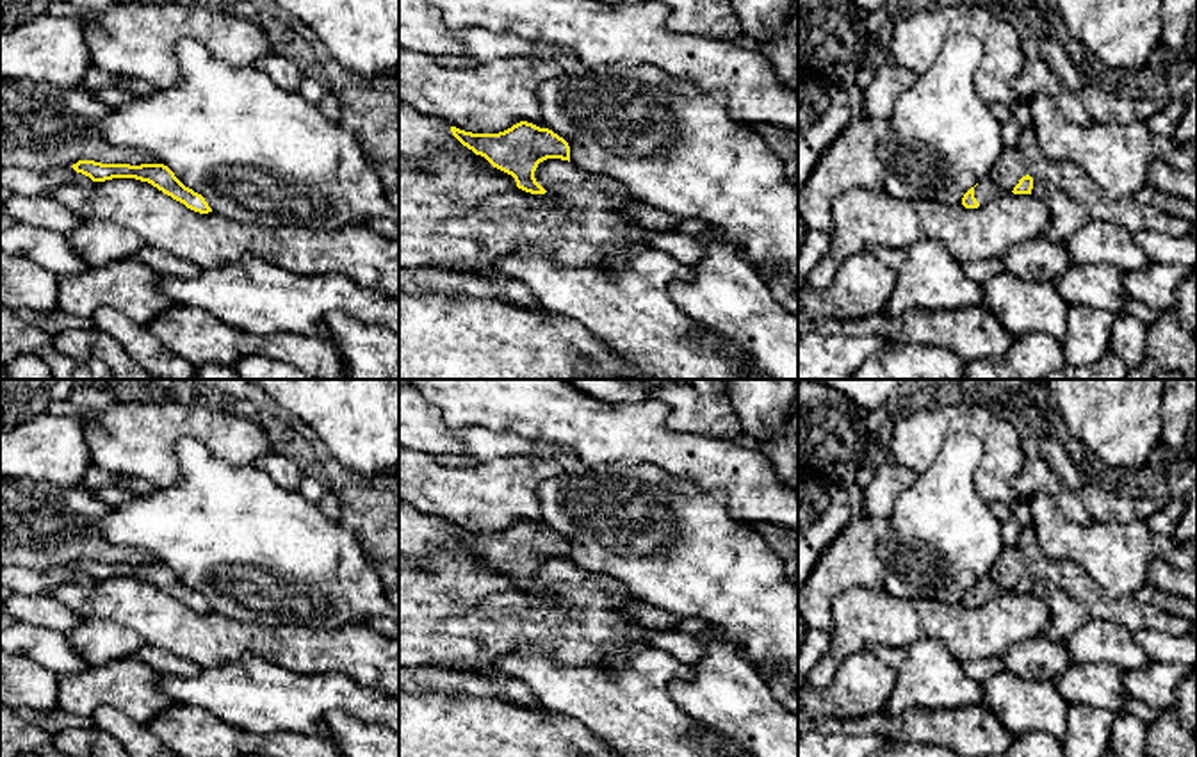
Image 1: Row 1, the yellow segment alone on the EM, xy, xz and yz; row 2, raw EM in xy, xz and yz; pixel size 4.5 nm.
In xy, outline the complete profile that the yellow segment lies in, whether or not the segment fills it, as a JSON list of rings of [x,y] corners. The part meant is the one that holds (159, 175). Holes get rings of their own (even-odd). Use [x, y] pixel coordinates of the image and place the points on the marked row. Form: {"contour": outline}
{"contour": [[[78,160],[71,166],[77,173],[89,176],[93,182],[105,182],[112,178],[135,178],[148,182],[173,199],[183,203],[187,208],[208,214],[212,208],[205,198],[185,187],[175,173],[164,164],[102,164],[94,160]]]}

